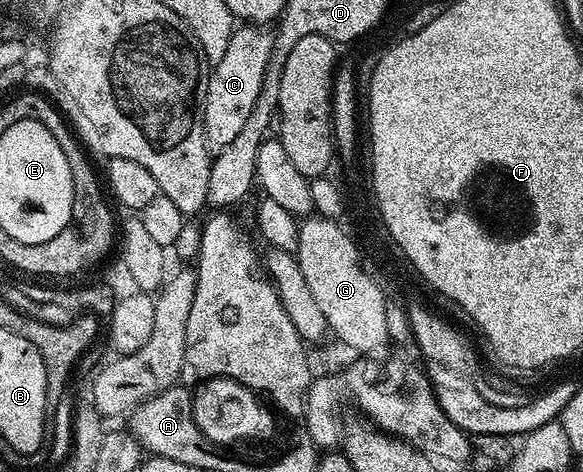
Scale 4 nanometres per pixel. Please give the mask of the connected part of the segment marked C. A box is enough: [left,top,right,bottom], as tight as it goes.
[204,26,276,154]

